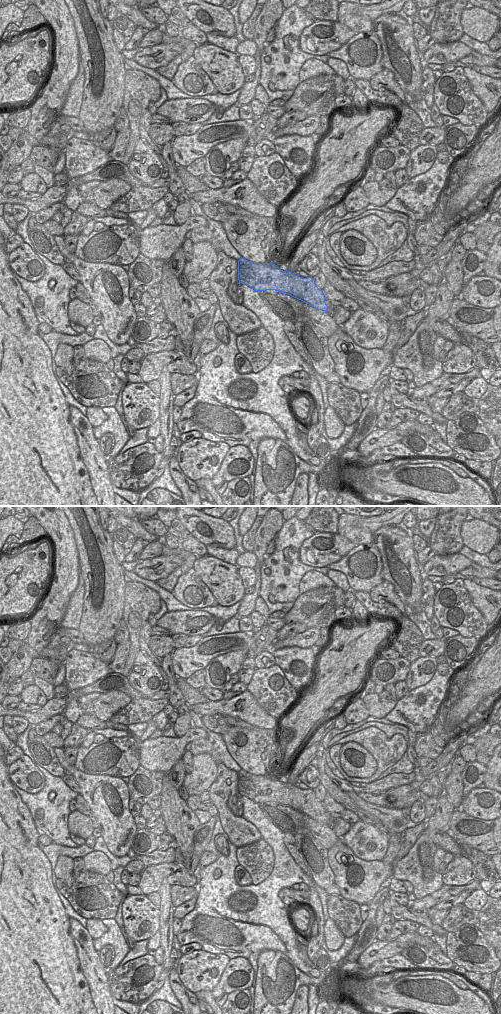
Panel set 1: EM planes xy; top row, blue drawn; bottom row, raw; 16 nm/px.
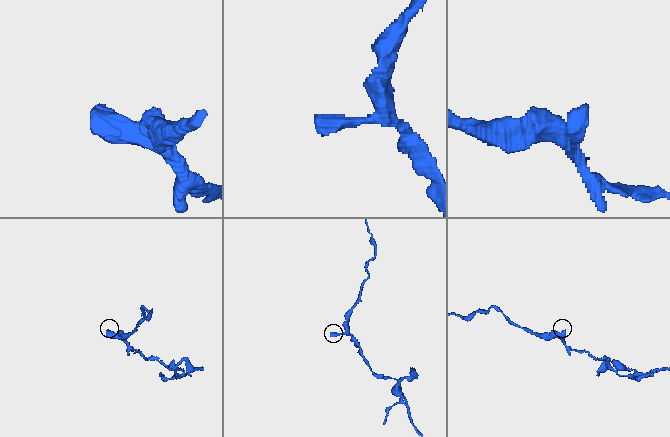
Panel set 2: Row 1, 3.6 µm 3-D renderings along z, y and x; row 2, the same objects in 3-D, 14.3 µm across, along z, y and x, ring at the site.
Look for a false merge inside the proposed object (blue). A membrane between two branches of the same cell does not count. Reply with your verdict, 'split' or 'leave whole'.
leave whole

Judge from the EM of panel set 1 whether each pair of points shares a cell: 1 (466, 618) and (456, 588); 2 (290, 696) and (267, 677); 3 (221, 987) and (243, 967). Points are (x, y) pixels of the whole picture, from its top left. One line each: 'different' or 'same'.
1: same
2: same
3: same

